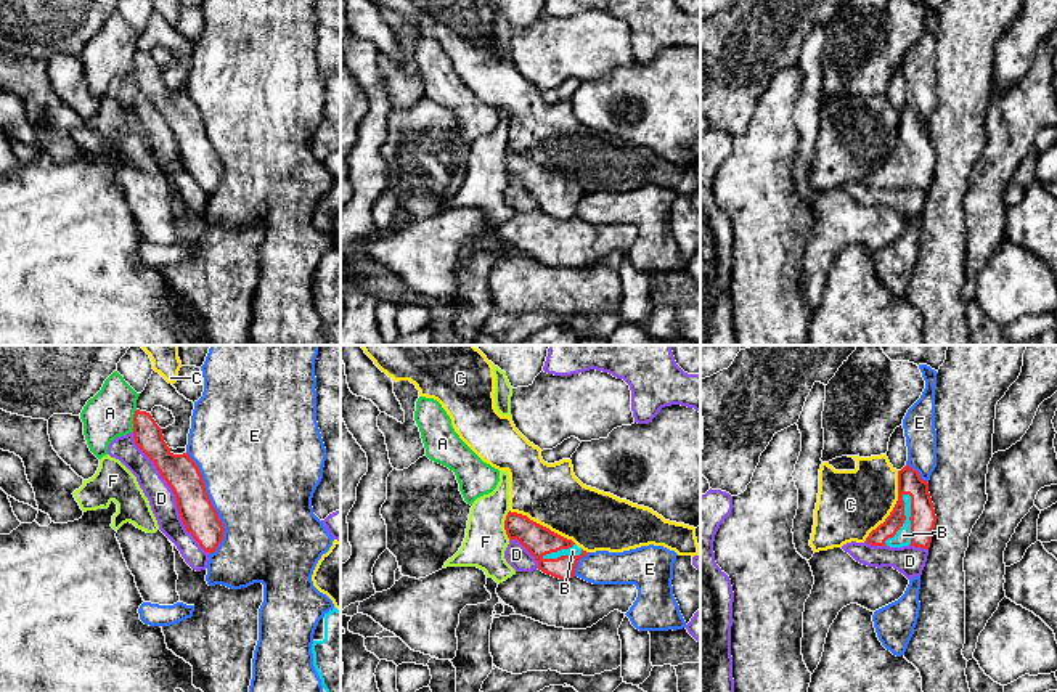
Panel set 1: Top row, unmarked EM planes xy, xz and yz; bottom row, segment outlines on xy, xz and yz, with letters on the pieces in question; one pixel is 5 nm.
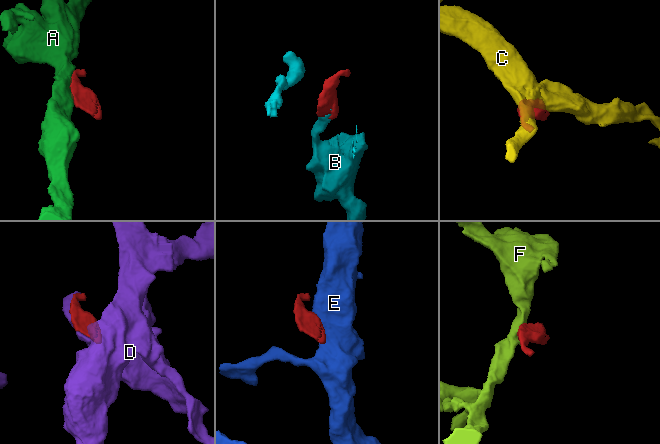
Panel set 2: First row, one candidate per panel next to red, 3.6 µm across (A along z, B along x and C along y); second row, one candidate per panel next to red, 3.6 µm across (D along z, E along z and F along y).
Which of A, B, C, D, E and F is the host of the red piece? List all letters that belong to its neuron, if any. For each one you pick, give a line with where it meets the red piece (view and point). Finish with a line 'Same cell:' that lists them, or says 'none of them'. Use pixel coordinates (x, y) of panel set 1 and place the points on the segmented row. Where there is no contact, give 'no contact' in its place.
B: yz (905, 519)
Same cell: B

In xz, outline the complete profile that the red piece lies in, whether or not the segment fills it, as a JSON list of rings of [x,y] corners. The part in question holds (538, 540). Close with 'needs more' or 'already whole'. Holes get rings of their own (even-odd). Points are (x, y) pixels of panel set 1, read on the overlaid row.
[[[508,512],[504,530],[509,541],[517,539],[535,557],[538,570],[559,580],[573,578],[578,560],[588,554],[572,539],[517,512]]]; needs more

